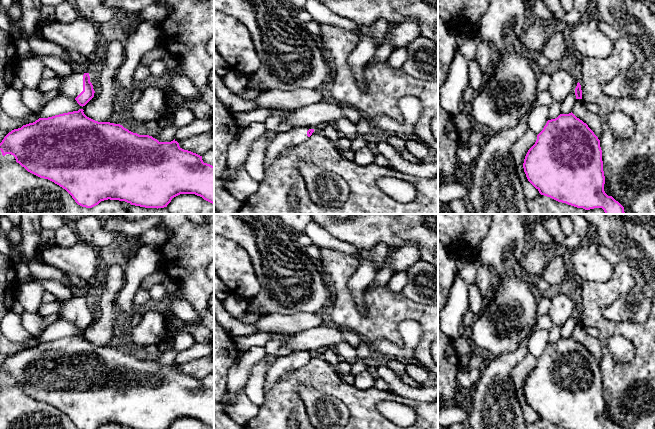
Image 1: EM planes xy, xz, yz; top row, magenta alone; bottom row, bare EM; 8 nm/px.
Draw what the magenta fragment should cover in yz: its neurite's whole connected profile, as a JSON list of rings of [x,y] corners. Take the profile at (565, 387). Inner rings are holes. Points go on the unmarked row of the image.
[[[572,336],[560,338],[557,342],[547,345],[543,354],[537,359],[535,368],[528,374],[523,392],[528,405],[541,419],[558,426],[568,429],[621,429],[604,415],[605,400],[600,364],[588,349]]]

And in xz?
[[[298,351],[277,358],[267,370],[264,381],[264,393],[269,392],[282,376],[306,365],[313,356],[314,353],[310,351]]]

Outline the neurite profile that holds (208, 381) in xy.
[[[214,371],[202,379],[202,384],[204,387],[214,390]]]

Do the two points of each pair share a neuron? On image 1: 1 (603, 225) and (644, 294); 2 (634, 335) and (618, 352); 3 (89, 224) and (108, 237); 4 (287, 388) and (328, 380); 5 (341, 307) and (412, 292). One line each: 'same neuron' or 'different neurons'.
1: same neuron
2: different neurons
3: same neuron
4: same neuron
5: different neurons

